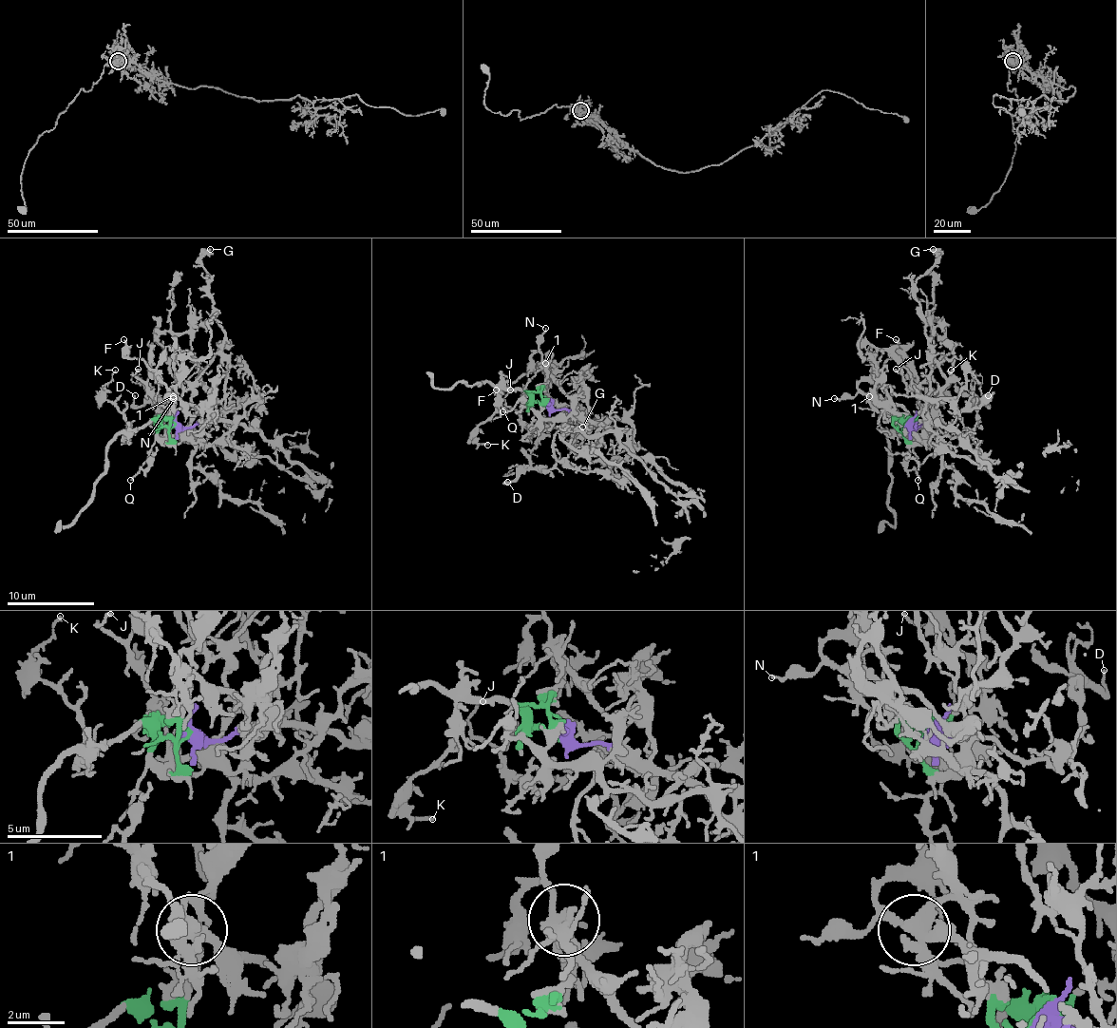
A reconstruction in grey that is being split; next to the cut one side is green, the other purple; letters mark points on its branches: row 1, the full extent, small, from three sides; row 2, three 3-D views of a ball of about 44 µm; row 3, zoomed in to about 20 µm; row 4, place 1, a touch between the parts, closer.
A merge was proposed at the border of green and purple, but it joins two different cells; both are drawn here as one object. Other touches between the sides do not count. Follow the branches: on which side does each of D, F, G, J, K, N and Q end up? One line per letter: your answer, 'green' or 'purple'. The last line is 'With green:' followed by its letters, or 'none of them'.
D: green
F: purple
G: green
J: green
K: green
N: purple
Q: green
With green: D, G, J, K, Q

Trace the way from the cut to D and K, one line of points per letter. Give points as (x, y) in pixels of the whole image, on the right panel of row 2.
D: (908, 421), (901, 434), (913, 443), (928, 428), (967, 434), (976, 426), (976, 401), (987, 406), (987, 394)
K: (908, 421), (910, 416), (901, 416), (898, 421), (898, 436), (950, 384), (950, 371)

